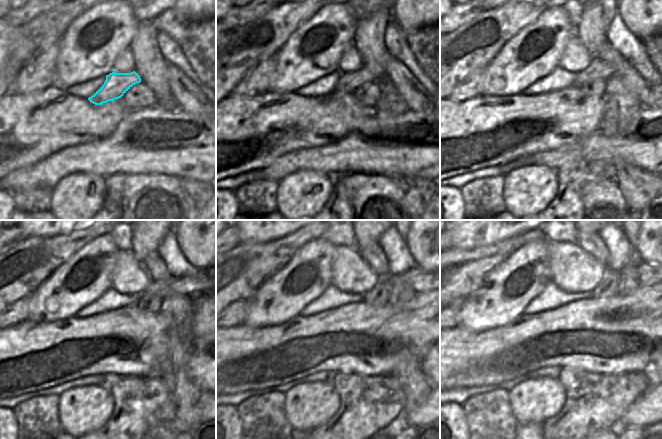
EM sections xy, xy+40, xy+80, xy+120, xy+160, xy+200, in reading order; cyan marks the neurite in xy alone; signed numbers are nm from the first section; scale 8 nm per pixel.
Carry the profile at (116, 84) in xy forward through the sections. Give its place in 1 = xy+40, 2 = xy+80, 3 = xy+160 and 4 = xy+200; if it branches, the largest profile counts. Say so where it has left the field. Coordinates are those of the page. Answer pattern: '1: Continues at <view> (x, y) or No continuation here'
1: Continues at xy+40 (347, 82)
2: Continues at xy+80 (598, 69)
3: Continues at xy+160 (419, 279)
4: Continues at xy+200 (643, 271)

